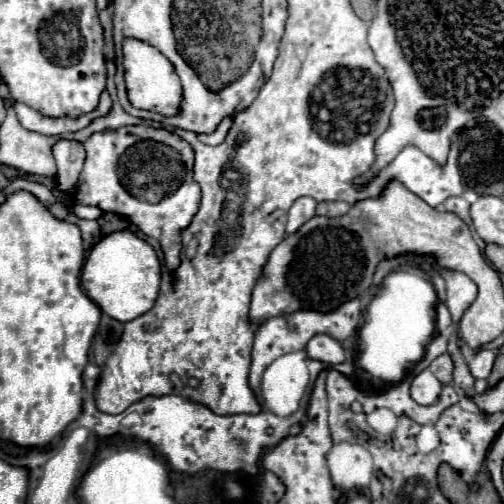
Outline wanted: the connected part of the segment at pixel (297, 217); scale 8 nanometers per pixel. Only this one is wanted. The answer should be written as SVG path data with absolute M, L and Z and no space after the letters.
M301 196L293 202L293 206L289 208L289 220L287 220L287 232L293 234L297 232L297 228L301 224L305 224L311 216L315 216L315 206L317 200L313 200L311 196Z

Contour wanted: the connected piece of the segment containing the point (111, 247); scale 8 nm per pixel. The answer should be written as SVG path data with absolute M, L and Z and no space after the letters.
M117 230L105 234L89 252L81 286L85 294L99 304L99 308L119 322L129 322L149 308L153 308L161 284L161 262L149 242L133 234L131 230Z

